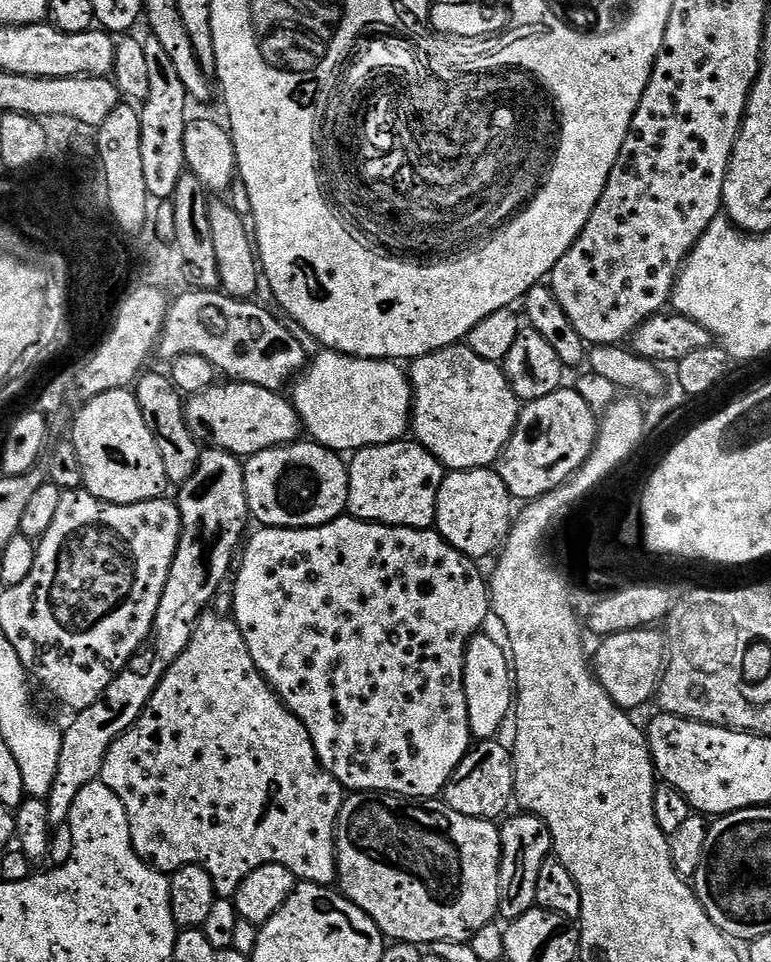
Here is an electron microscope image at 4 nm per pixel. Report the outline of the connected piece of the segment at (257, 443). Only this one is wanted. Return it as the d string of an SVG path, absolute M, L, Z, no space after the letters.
M220 383L205 392L195 393L194 435L197 445L215 446L221 452L247 458L262 450L295 444L301 439L300 416L287 395L271 392L253 384Z

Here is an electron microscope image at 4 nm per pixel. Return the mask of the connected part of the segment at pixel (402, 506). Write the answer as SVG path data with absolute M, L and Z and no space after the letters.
M412 438L361 448L348 464L347 515L355 520L369 520L371 524L431 529L436 523L438 490L445 475L440 460Z

